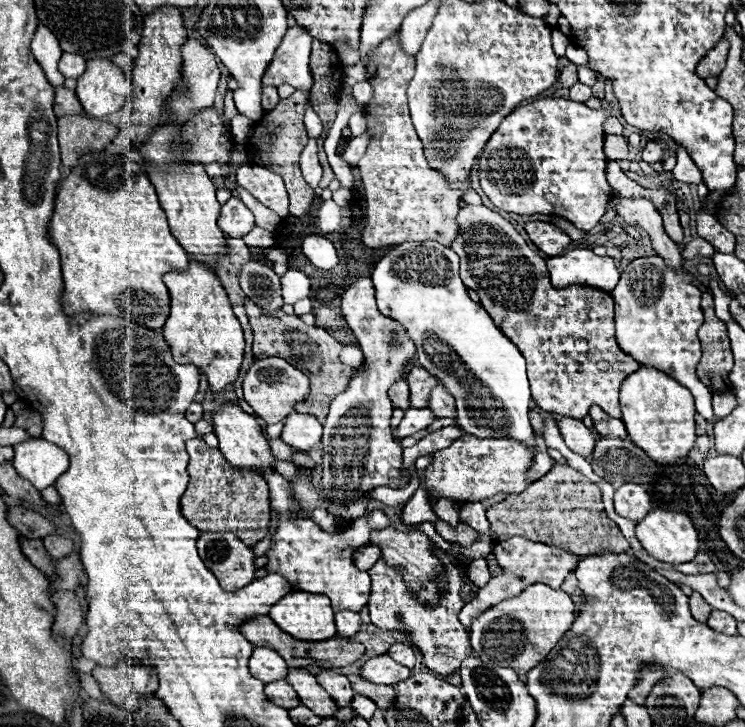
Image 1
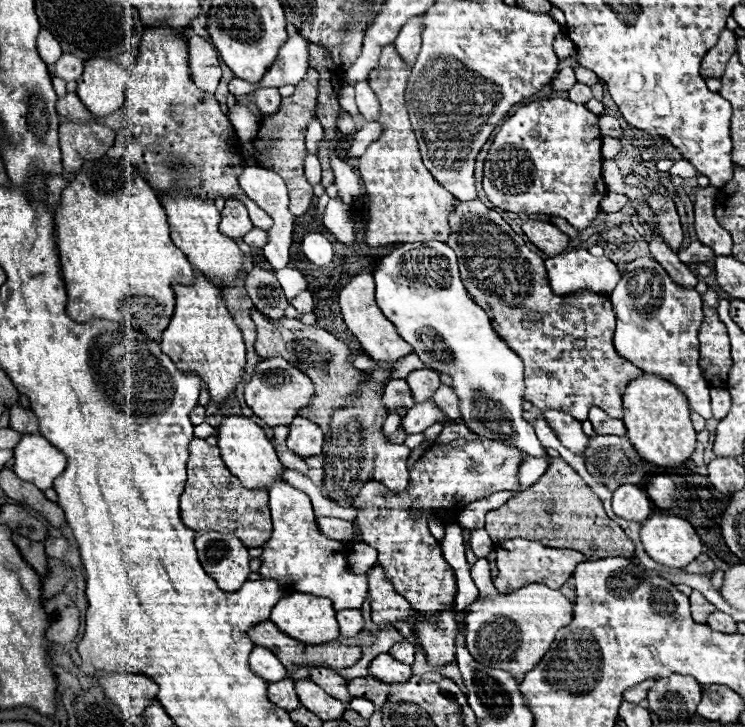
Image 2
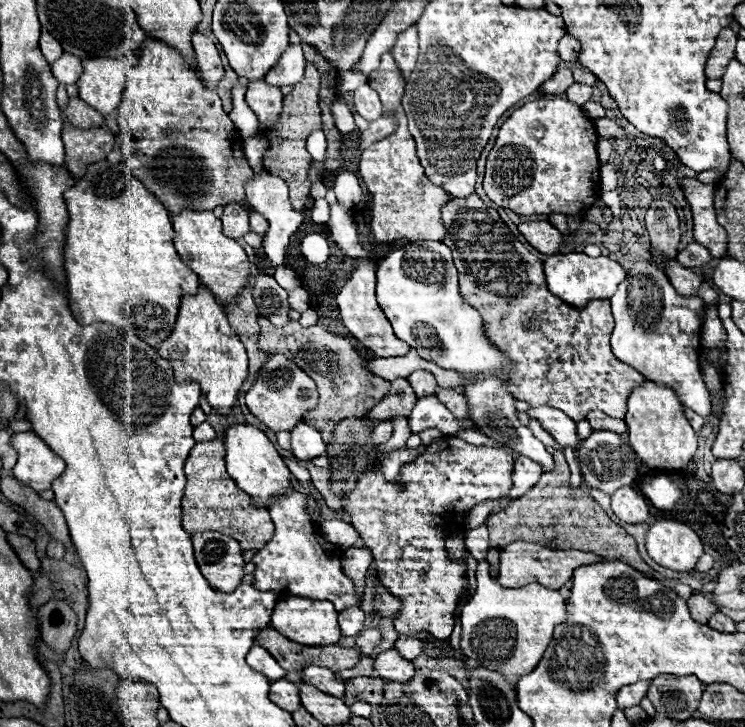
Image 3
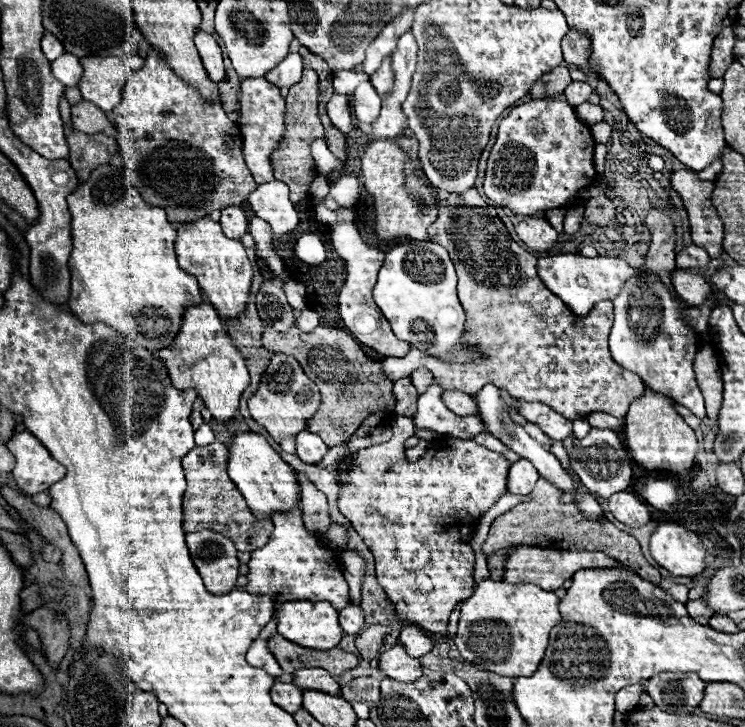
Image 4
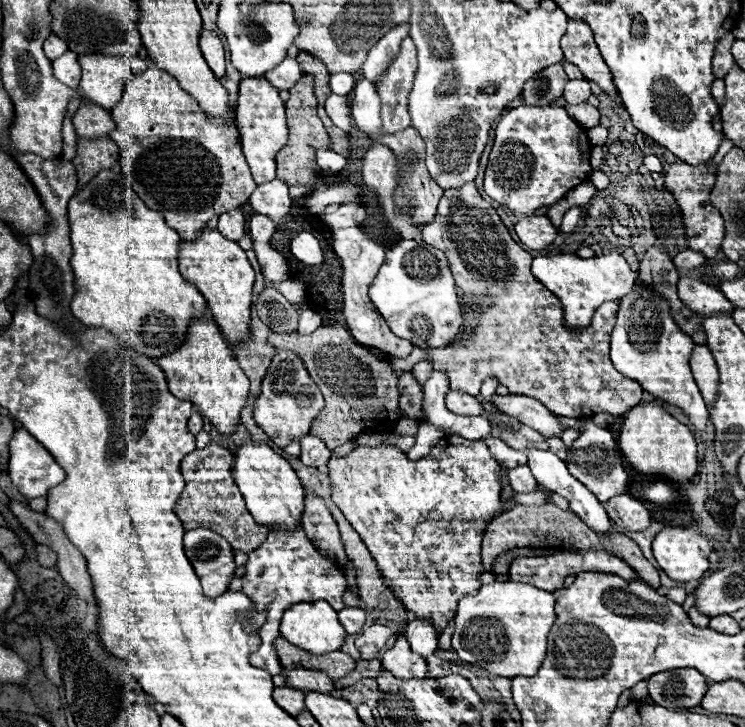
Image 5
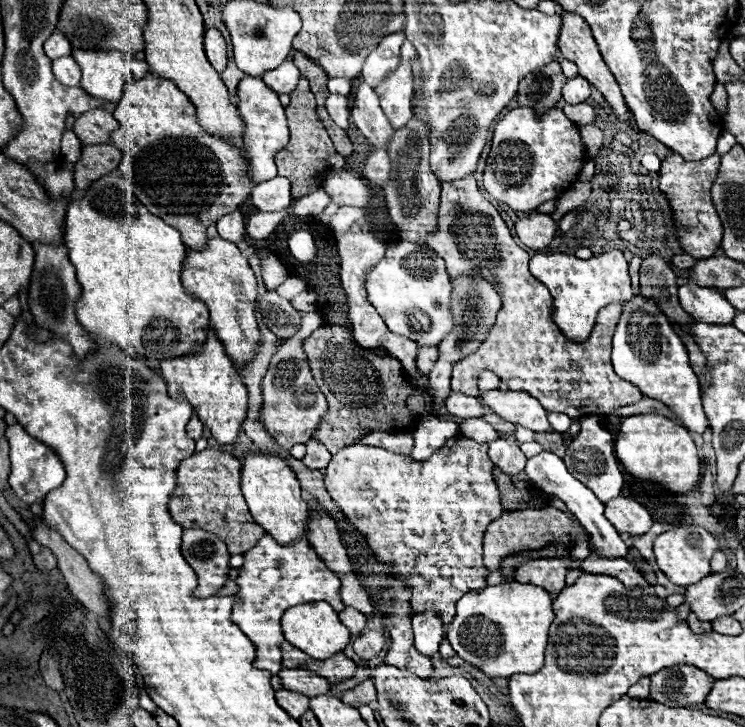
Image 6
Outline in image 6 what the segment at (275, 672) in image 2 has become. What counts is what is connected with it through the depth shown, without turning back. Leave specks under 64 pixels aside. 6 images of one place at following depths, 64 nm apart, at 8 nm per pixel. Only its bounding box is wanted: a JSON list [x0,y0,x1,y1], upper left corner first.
[230,536,344,674]

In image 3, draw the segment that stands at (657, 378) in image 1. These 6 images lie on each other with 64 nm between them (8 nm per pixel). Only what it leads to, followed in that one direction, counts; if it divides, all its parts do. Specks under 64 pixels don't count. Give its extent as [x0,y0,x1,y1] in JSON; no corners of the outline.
[624,380,698,470]

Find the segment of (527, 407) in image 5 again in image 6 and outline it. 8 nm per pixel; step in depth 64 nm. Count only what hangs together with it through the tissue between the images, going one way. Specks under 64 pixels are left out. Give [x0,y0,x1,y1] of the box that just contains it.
[480,390,552,432]

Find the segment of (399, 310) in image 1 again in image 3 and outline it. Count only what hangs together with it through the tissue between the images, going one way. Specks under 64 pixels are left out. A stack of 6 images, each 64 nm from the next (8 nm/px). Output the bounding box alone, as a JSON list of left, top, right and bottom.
[376,242,554,472]

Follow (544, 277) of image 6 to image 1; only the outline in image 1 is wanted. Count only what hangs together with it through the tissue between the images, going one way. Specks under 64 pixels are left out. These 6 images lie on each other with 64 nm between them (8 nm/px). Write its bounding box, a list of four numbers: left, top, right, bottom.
[546,248,620,292]

